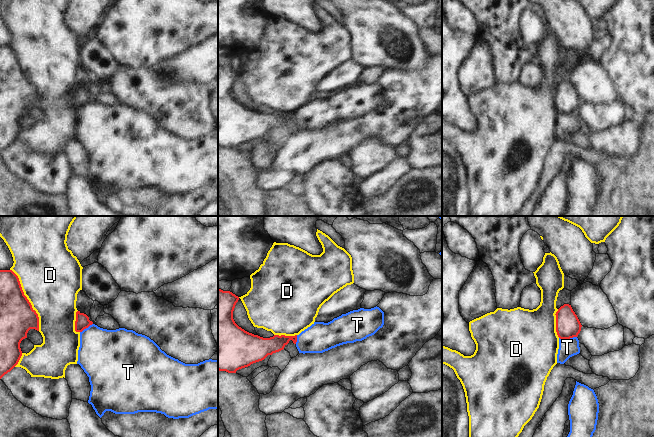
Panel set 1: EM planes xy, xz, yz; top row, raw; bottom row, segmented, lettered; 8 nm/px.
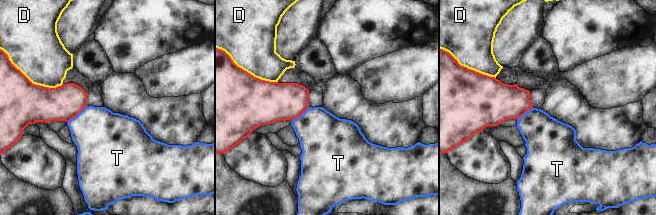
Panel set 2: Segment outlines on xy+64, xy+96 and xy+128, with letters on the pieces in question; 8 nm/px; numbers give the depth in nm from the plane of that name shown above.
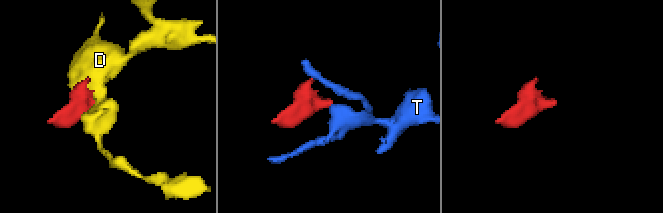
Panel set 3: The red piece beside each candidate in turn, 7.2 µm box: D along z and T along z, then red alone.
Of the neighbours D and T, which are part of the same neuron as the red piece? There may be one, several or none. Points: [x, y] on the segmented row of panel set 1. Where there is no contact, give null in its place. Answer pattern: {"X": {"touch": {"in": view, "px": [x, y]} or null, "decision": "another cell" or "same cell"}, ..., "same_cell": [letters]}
{"D": {"touch": {"in": "xy", "px": [28, 300]}, "decision": "another cell"}, "T": {"touch": {"in": "yz", "px": [567, 338]}, "decision": "another cell"}, "same_cell": []}

